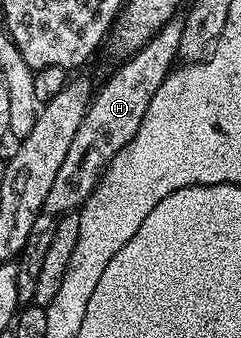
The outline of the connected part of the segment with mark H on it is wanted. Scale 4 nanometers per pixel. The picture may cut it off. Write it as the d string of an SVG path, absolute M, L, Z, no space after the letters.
M175 18L168 24L162 25L152 40L142 46L137 53L129 55L123 61L125 63L105 82L99 92L97 89L93 95L86 109L85 118L72 138L67 155L64 156L64 162L56 172L51 191L44 198L44 204L36 216L32 232L29 233L28 243L19 257L17 298L21 305L29 305L34 299L36 280L39 278L41 265L44 264L44 257L52 237L56 234L59 221L65 215L75 213L86 202L98 185L107 163L114 158L116 152L131 142L132 136L139 130L152 96L159 90L160 84L177 61L182 35L181 19Z

